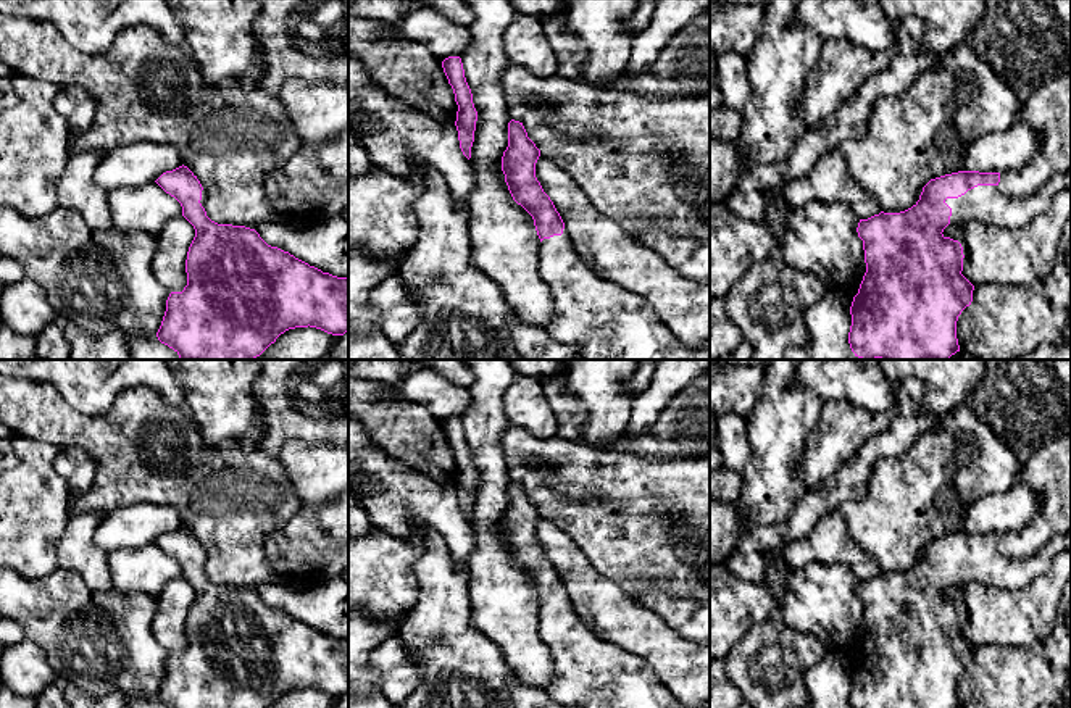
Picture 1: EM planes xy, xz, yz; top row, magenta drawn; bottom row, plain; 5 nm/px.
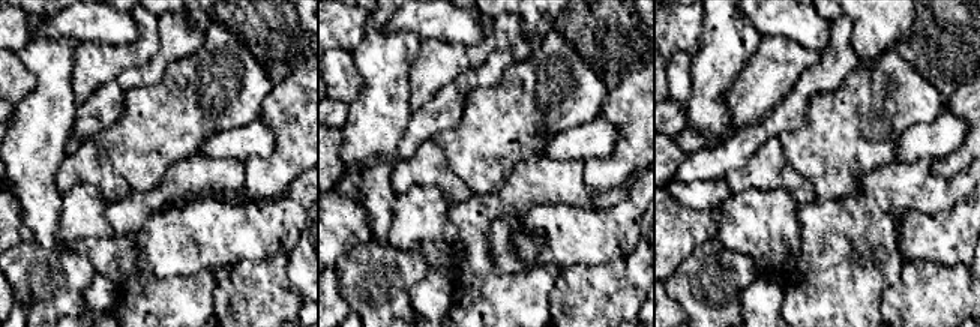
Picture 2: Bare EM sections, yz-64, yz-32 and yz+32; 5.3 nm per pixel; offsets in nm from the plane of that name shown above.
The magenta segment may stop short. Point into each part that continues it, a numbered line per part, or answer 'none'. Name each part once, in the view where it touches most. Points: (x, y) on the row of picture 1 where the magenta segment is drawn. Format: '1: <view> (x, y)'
1: yz (984, 204)

